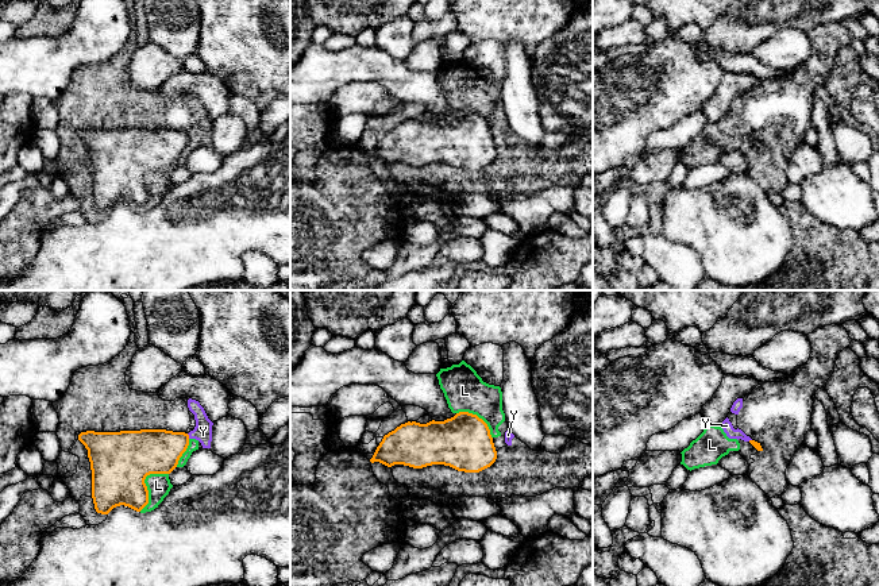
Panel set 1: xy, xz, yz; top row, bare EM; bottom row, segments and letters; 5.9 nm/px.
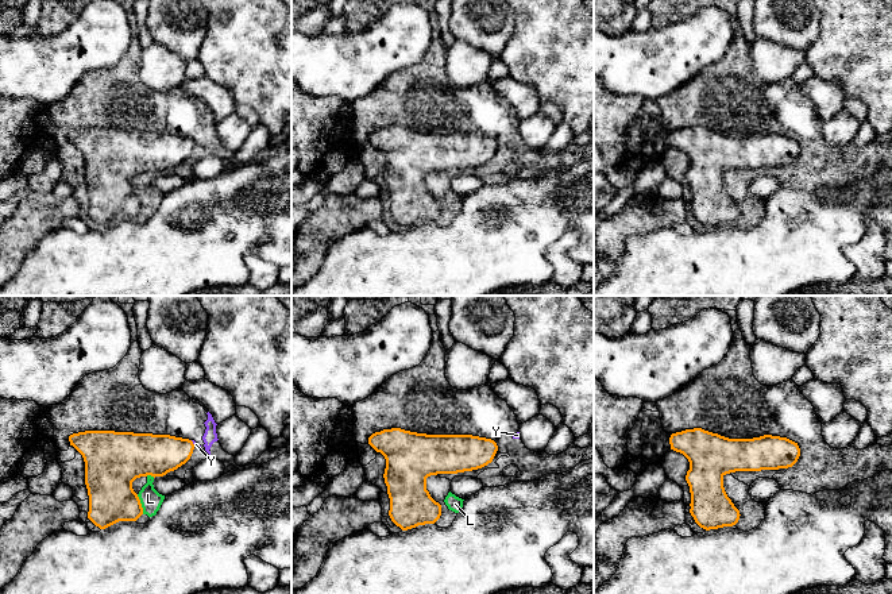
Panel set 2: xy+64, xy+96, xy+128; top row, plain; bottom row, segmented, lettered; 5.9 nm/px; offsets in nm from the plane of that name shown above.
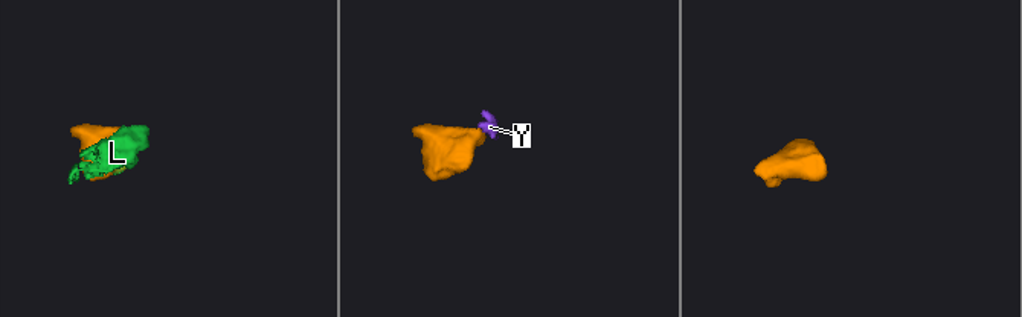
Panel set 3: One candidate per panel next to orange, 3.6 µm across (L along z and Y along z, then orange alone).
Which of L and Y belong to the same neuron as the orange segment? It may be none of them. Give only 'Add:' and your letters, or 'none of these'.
Add: none of these

